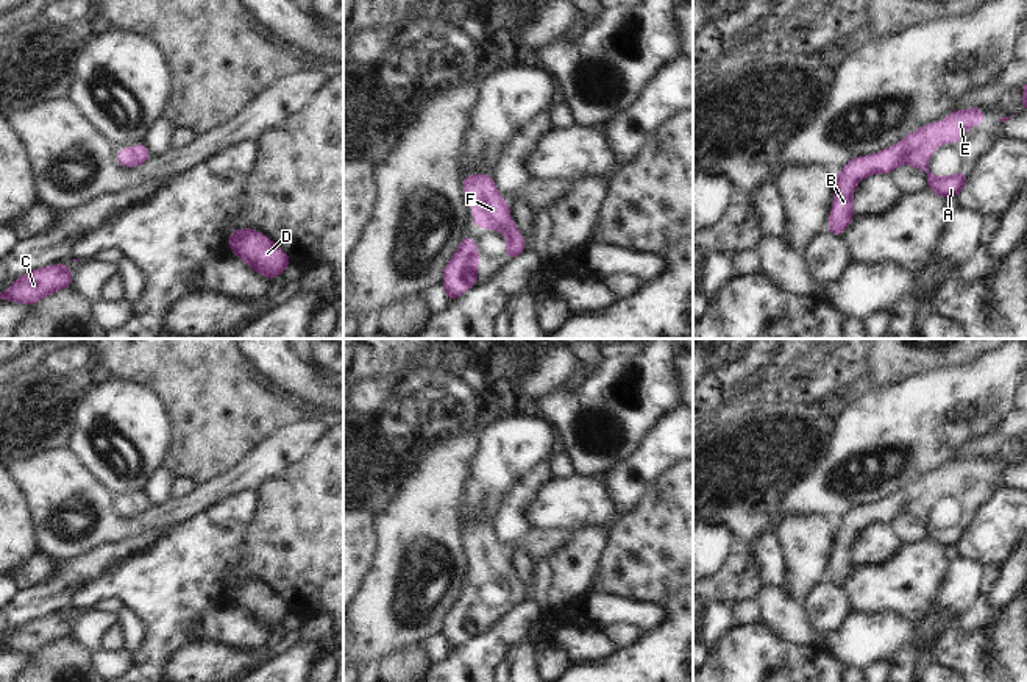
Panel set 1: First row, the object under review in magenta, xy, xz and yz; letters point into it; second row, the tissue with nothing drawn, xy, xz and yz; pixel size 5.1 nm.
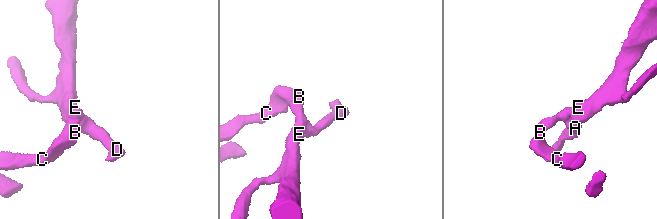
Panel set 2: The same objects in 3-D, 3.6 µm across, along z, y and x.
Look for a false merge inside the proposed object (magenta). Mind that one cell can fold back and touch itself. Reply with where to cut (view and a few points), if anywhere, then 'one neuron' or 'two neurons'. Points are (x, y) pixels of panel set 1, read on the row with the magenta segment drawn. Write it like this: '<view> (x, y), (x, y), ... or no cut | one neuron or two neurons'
no cut | one neuron

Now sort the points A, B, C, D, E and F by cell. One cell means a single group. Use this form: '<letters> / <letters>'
A B C D E F

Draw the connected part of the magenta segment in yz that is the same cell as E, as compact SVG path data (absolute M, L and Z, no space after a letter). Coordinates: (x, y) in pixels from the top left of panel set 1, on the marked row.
M982 108L952 111L943 122L922 125L896 147L888 147L872 156L851 159L844 169L837 172L838 183L827 231L841 237L848 228L855 215L852 211L852 192L862 178L872 173L893 173L893 169L902 162L924 170L927 173L927 189L940 197L958 197L968 173L961 169L957 175L938 178L929 170L927 162L935 147L957 144L972 125L985 125Z

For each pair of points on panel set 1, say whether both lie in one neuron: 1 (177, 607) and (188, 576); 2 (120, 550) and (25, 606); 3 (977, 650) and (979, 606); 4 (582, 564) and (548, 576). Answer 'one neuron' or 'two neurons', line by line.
1: one neuron
2: one neuron
3: two neurons
4: one neuron

